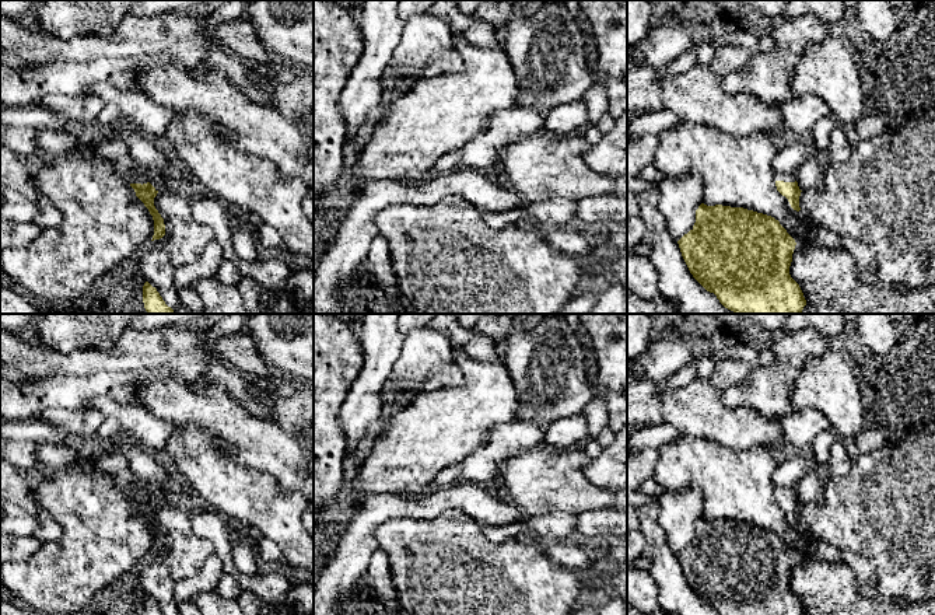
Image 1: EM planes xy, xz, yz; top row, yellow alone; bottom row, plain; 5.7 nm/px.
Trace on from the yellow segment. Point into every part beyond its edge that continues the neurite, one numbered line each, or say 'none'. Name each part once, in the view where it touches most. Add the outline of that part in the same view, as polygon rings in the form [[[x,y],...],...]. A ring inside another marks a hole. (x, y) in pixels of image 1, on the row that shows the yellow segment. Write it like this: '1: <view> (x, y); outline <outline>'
1: yz (778, 177); outline [[[775,174],[775,181],[795,182],[795,174]]]

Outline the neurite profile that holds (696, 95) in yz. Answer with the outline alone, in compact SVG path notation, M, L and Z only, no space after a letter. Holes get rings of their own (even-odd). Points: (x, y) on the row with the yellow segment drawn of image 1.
M696 63L680 74L655 73L665 109L690 123L714 126L735 137L787 127L778 104L764 105L752 94L728 94L710 66Z

